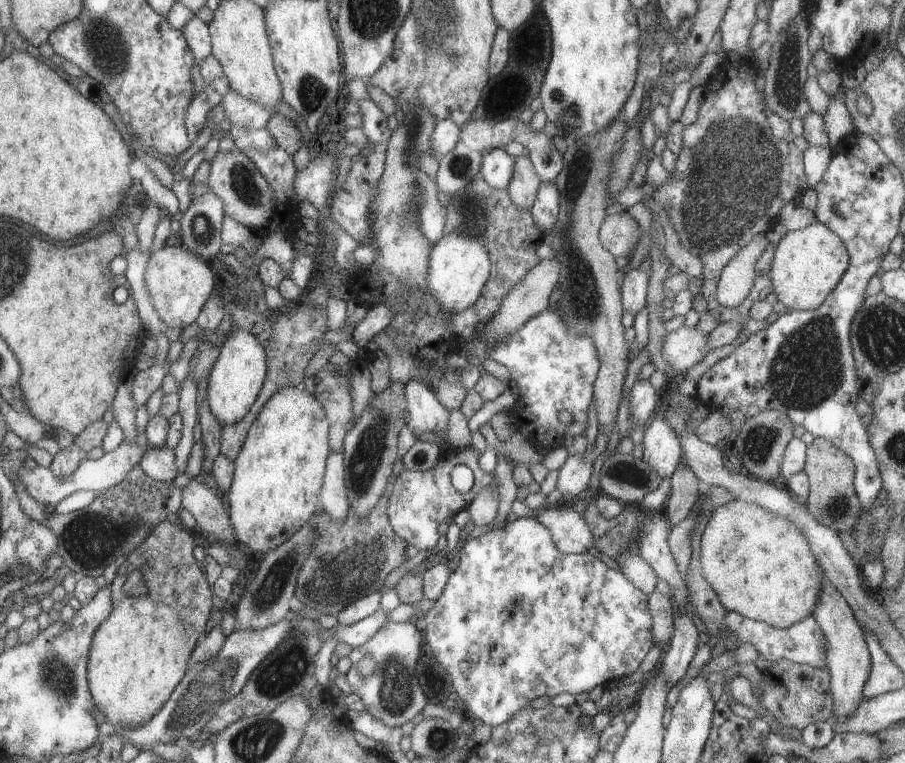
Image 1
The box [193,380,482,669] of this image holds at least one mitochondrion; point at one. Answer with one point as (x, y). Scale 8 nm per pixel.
(353, 569)

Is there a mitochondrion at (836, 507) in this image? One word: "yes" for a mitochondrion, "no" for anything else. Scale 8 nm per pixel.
yes

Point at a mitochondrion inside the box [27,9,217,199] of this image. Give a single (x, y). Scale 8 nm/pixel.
(102, 39)

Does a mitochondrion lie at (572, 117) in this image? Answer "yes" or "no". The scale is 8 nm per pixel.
yes

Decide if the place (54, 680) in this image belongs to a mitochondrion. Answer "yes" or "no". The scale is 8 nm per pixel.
yes

